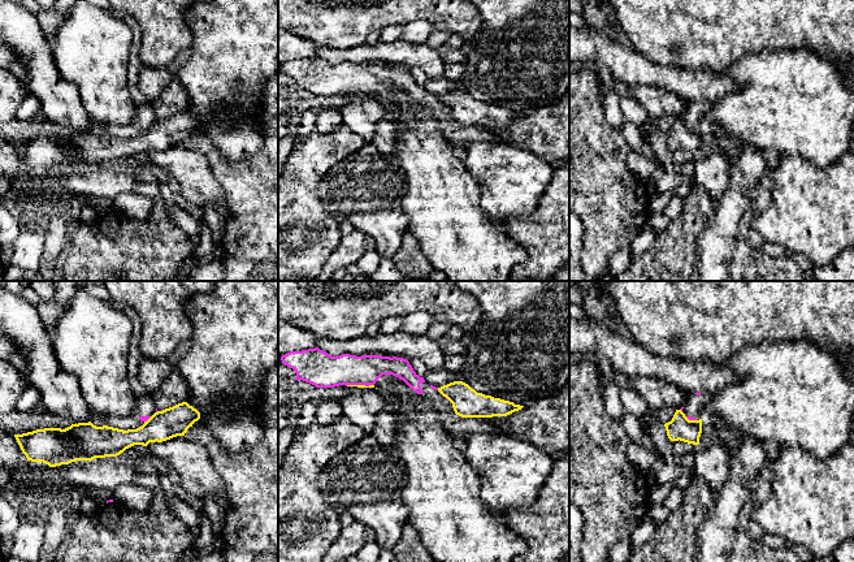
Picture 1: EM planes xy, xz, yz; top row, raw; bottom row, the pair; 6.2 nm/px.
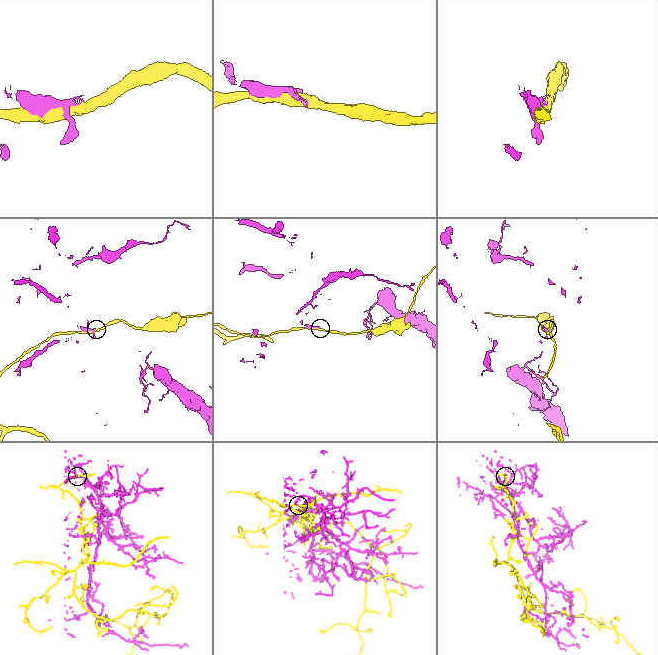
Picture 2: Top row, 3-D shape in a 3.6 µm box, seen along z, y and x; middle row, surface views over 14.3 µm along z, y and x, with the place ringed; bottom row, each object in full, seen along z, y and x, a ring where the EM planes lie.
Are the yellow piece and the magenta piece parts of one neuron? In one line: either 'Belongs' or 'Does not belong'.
Does not belong

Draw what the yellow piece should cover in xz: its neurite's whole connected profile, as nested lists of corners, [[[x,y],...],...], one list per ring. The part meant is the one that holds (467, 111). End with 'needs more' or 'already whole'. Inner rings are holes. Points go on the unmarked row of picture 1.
[[[463,90],[443,94],[438,96],[438,100],[452,112],[455,122],[461,126],[507,125],[524,116],[510,109],[477,101]]]; already whole

